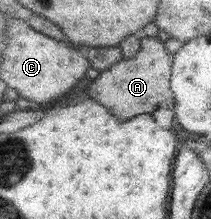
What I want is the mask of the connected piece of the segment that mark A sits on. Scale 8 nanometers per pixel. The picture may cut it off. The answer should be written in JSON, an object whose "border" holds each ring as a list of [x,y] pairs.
{"border":[[[142,36],[141,48],[131,59],[123,59],[110,69],[97,76],[97,82],[91,88],[91,96],[97,102],[103,102],[103,106],[110,108],[115,118],[136,118],[141,114],[153,114],[161,105],[174,105],[176,98],[172,89],[172,66],[174,65],[174,55],[167,50],[167,44],[161,42],[159,38]]]}

